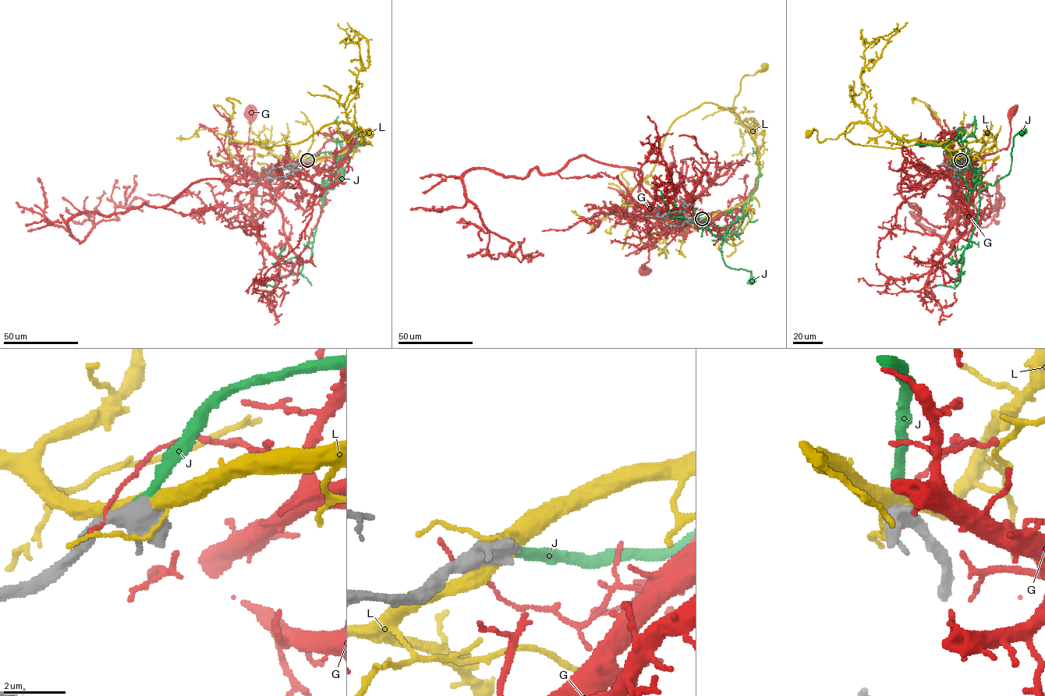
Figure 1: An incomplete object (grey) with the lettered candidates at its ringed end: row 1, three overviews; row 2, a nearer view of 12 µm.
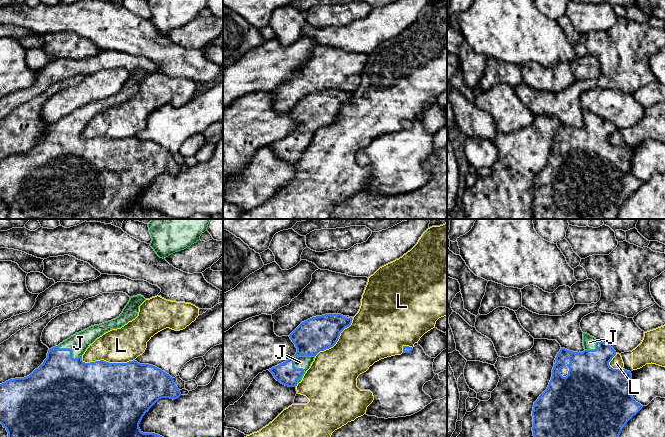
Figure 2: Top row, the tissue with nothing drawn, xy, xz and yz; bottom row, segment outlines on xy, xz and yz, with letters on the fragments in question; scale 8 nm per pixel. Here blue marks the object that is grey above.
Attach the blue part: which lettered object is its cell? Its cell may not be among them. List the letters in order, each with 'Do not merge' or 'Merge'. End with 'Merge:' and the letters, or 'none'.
G: Do not merge
J: Merge
L: Do not merge
Merge: J

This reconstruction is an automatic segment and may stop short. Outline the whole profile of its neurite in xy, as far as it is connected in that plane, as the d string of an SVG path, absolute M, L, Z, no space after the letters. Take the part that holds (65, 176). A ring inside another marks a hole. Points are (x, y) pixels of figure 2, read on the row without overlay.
M141 71L131 73L120 92L116 95L99 101L91 102L79 109L76 109L75 111L60 119L58 122L49 125L47 134L29 152L24 154L10 155L5 159L0 160L0 199L8 208L8 219L173 219L158 210L143 209L139 204L139 200L145 189L148 188L149 185L159 175L170 174L175 176L181 172L180 166L175 161L173 154L169 150L153 141L140 140L135 136L129 137L127 139L109 139L104 136L90 139L85 139L82 137L82 131L89 121L92 120L97 114L112 105L121 104L129 97L135 95L138 92L139 82L145 76L146 75Z

